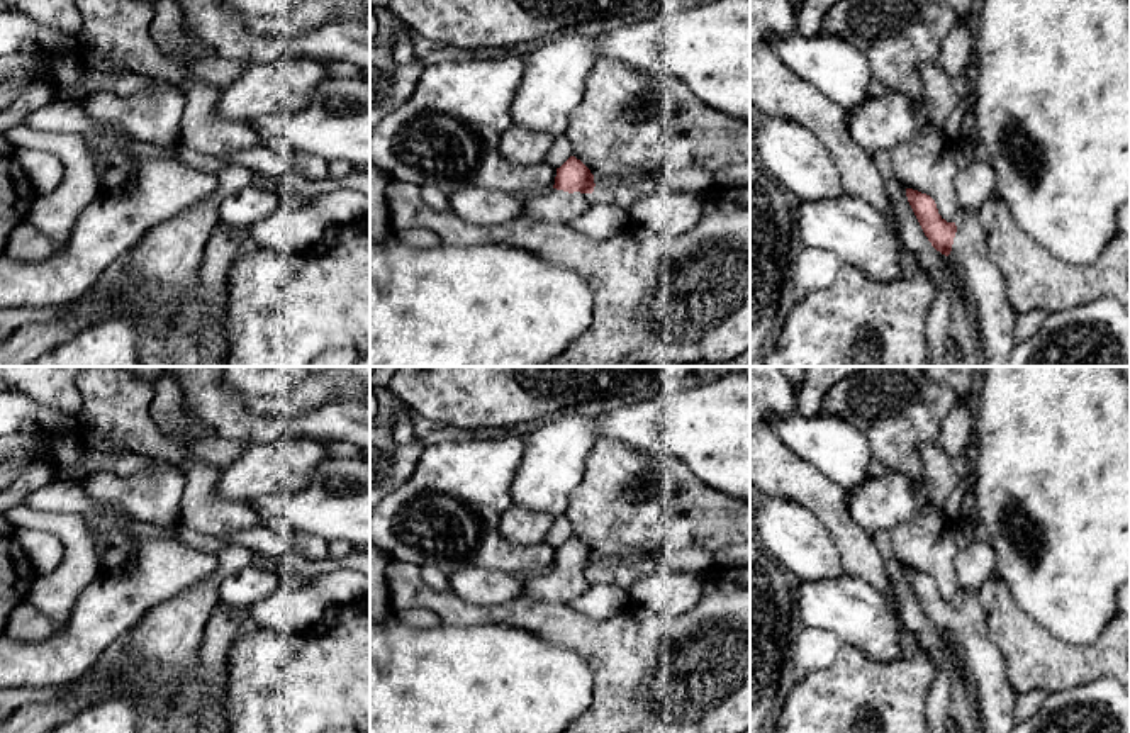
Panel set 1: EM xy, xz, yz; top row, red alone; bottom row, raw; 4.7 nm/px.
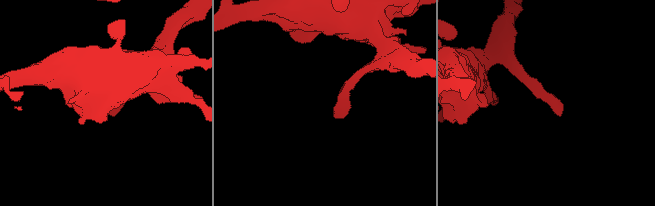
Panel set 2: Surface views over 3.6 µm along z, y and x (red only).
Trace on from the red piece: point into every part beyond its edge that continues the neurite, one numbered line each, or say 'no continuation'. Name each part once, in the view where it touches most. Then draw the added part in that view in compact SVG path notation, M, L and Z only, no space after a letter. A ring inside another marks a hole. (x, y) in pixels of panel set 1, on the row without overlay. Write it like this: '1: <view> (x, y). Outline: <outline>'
1: xz (555, 586). Outline: M551 568L546 574L526 579L523 596L545 602L568 604L589 589L592 579L590 574L568 574Z

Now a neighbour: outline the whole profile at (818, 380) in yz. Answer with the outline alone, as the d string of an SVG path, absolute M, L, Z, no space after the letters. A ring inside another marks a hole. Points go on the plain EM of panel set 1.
M806 366L806 377L796 389L796 412L806 417L823 414L825 394L860 368L864 366Z

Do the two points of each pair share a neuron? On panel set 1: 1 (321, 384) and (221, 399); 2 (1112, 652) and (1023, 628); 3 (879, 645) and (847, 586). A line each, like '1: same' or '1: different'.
1: different
2: same
3: same

